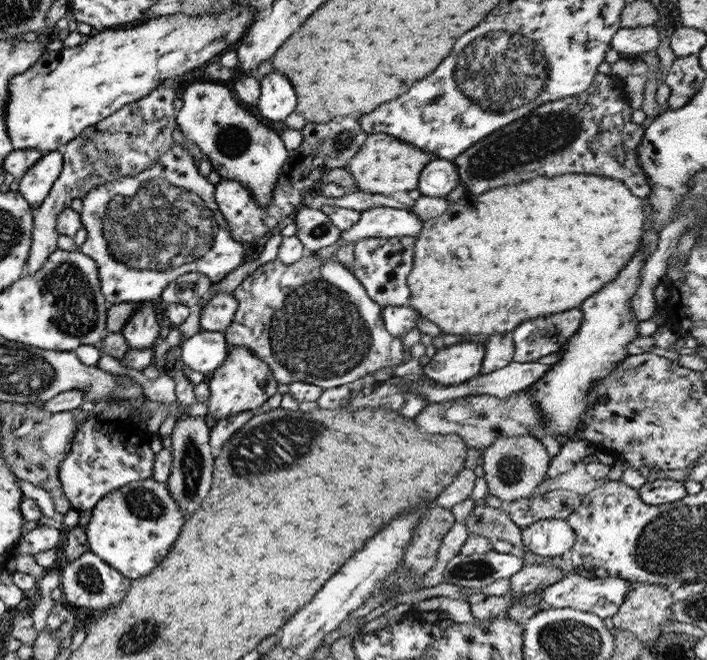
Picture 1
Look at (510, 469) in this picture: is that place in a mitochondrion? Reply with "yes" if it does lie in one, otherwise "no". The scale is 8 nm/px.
yes

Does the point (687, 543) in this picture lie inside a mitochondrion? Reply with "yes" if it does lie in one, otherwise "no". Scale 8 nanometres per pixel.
yes

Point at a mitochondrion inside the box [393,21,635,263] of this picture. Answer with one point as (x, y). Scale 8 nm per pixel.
(500, 71)

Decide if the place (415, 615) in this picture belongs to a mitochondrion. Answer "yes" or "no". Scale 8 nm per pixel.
no

